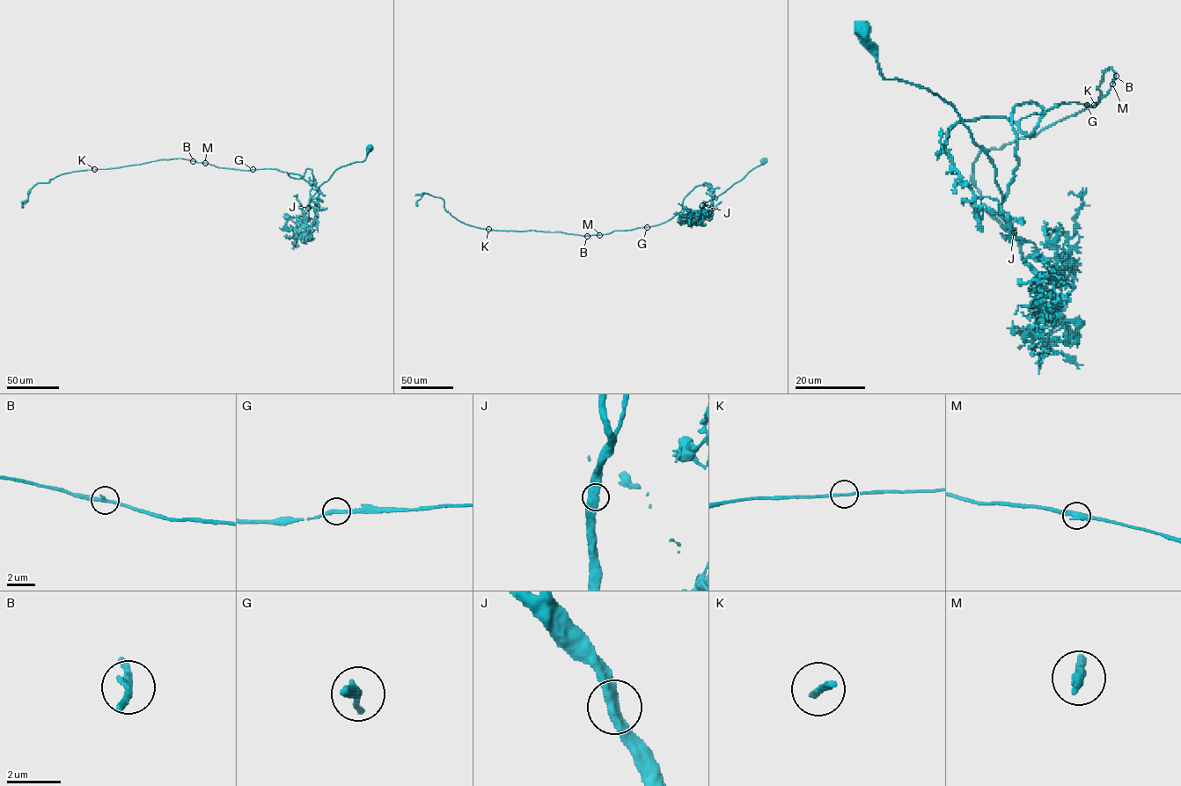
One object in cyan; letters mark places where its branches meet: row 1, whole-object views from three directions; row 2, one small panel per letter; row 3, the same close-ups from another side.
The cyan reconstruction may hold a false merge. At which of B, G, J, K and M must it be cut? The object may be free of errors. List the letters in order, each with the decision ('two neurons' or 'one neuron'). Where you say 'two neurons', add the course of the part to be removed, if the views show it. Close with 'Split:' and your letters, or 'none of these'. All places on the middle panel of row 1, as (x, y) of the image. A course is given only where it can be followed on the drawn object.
B: one neuron
G: one neuron
J: one neuron
K: one neuron
M: one neuron
Split: none of these

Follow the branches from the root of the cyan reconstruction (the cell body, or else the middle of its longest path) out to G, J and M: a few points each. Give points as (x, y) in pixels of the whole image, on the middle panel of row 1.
G: (764, 160), (724, 193), (713, 200), (703, 201), (707, 206), (700, 215), (683, 207), (667, 221), (647, 227)
J: (764, 160), (702, 205)
M: (764, 160), (724, 193), (703, 201), (707, 206), (700, 215), (683, 207), (660, 224), (599, 235)

